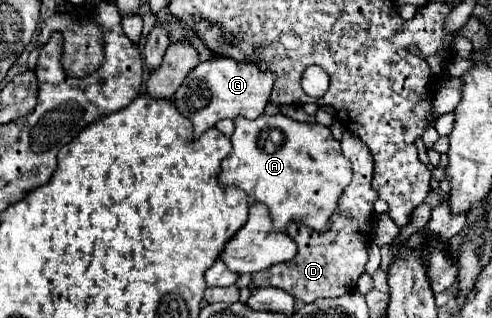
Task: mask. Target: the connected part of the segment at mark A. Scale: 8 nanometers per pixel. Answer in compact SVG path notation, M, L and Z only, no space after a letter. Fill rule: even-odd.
M260 115L254 121L236 117L230 141L234 149L222 161L220 183L238 187L246 191L252 201L264 203L270 209L276 229L286 229L290 221L316 231L328 229L338 197L352 179L350 161L340 153L340 143L332 139L328 127L320 123L300 123L284 115ZM272 129L282 133L278 145L270 139Z

